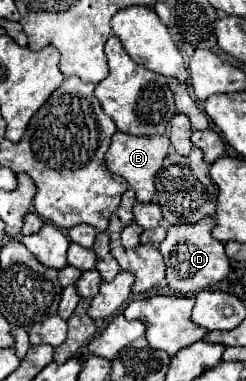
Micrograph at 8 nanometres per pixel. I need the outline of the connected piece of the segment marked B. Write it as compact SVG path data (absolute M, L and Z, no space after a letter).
M115 132L113 142L105 154L105 164L113 174L123 176L137 194L137 202L151 202L155 196L155 174L161 168L163 158L169 154L167 136L131 136Z

